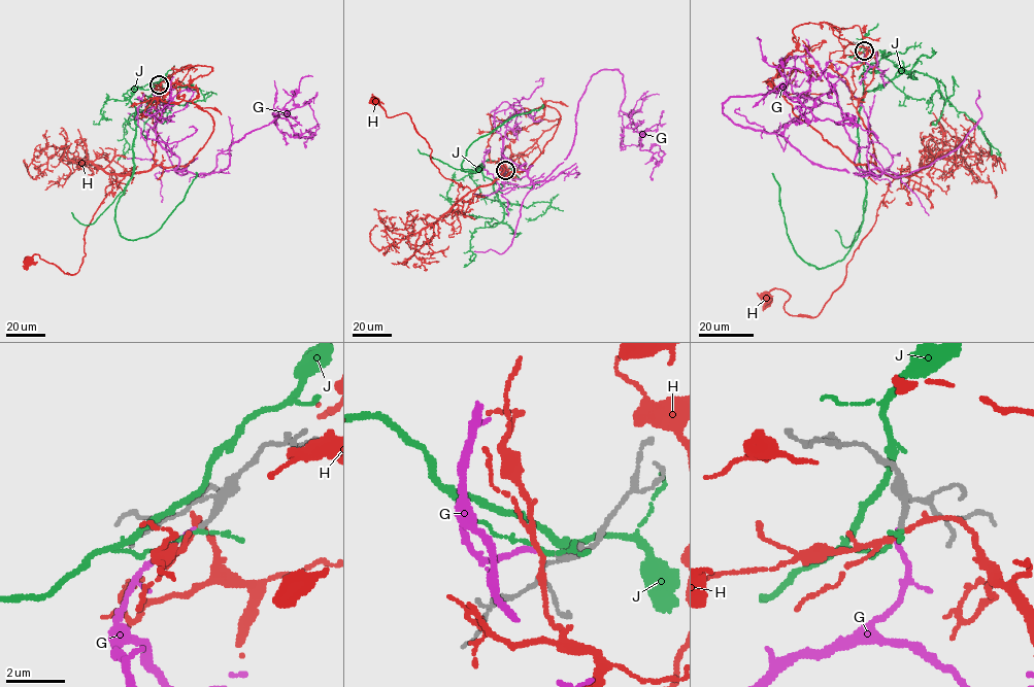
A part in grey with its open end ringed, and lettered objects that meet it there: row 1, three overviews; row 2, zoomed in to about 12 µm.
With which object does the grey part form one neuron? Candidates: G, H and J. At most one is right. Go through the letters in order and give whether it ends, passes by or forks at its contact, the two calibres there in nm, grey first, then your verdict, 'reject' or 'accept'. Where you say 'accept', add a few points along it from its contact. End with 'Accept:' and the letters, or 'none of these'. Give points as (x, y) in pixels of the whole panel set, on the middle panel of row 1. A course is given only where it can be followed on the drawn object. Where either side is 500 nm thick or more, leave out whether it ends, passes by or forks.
G: it ends; calibres 190 and 170 nm; accept; course (505, 169), (503, 148), (533, 182), (563, 162), (601, 70), (623, 75), (640, 149), (665, 153), (648, 150)
H: it passes by; calibres 200 and 150 nm; reject
J: it passes by; calibres 160 and 100 nm; reject
Accept: G

